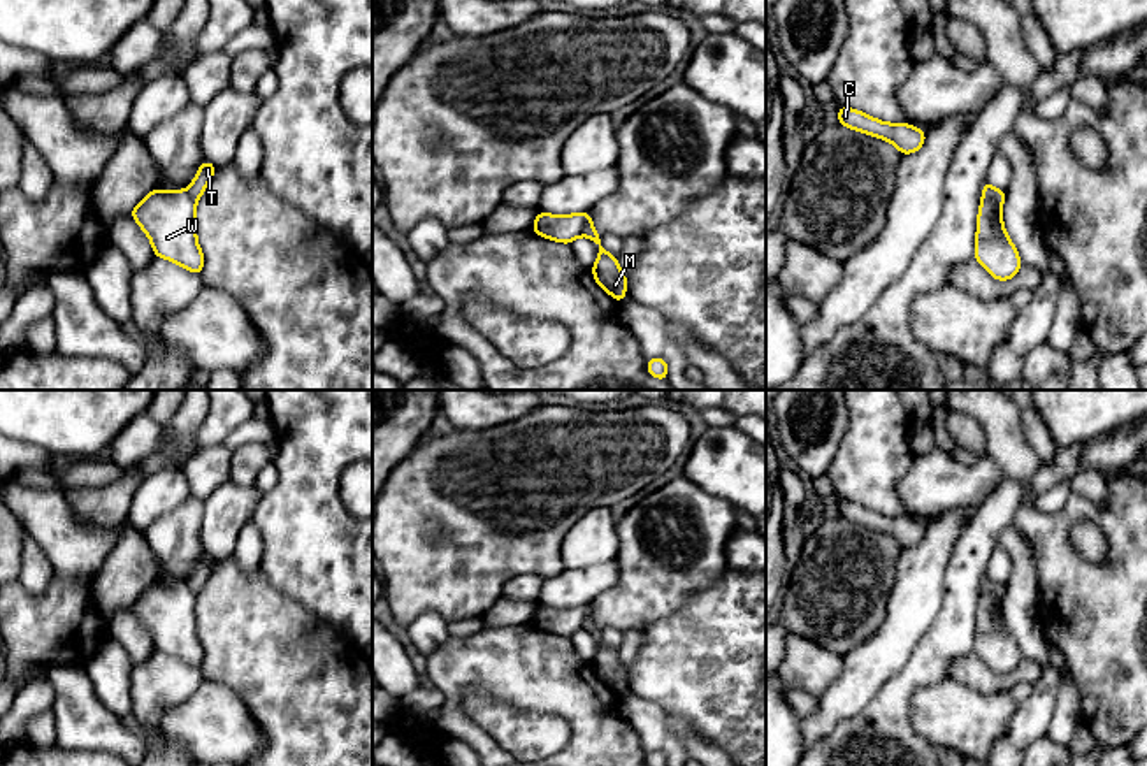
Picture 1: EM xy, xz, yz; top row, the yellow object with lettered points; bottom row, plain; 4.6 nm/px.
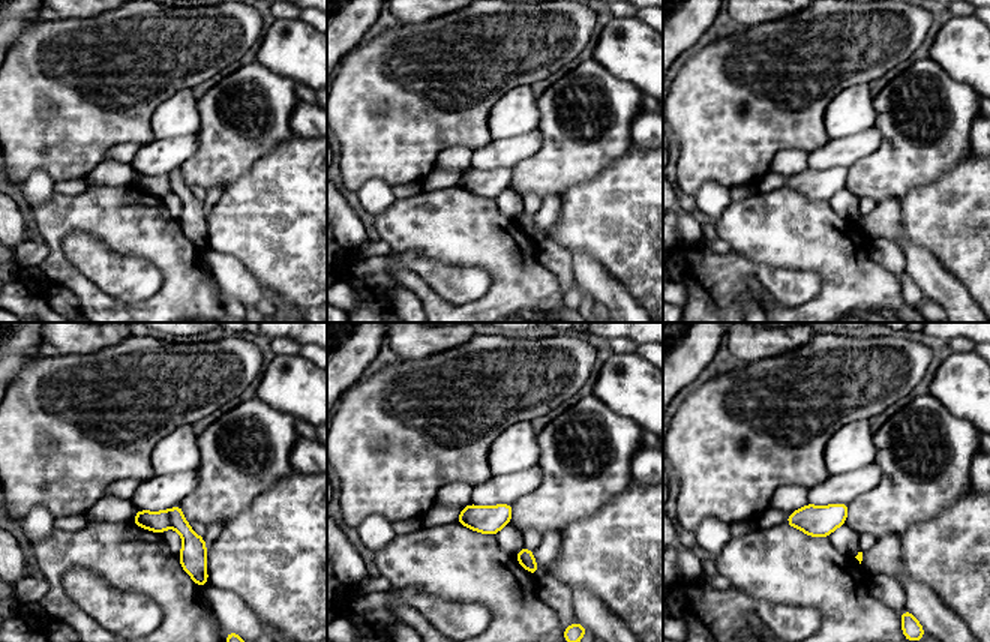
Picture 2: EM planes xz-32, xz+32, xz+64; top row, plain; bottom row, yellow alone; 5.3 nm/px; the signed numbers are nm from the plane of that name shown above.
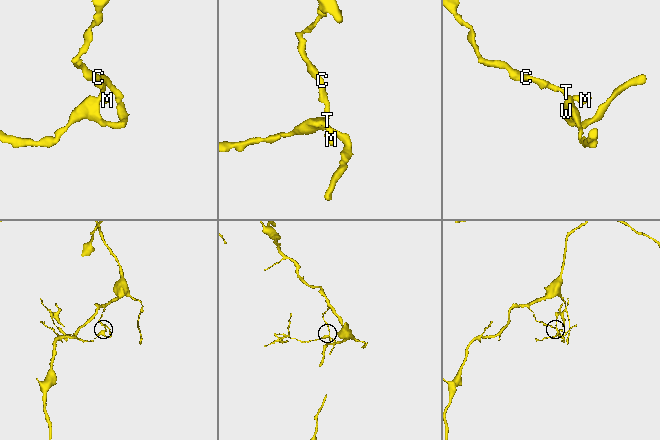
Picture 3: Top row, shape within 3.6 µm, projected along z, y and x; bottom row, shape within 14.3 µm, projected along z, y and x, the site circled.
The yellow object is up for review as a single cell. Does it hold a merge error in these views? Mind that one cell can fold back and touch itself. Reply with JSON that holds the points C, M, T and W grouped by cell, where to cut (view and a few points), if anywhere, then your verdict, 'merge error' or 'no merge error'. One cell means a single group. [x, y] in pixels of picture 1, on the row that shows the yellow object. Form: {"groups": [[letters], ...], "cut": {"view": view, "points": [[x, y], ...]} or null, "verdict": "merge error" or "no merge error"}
{"groups": [["C", "M", "T"], ["W"]], "cut": {"view": "xz", "points": [[587, 213], [582, 234]]}, "verdict": "merge error"}

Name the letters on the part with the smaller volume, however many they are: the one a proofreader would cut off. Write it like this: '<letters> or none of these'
W

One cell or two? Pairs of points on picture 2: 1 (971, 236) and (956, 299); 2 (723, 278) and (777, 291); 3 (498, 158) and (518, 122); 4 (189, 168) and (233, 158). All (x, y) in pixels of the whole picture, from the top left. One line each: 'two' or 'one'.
1: two
2: one
3: two
4: one

